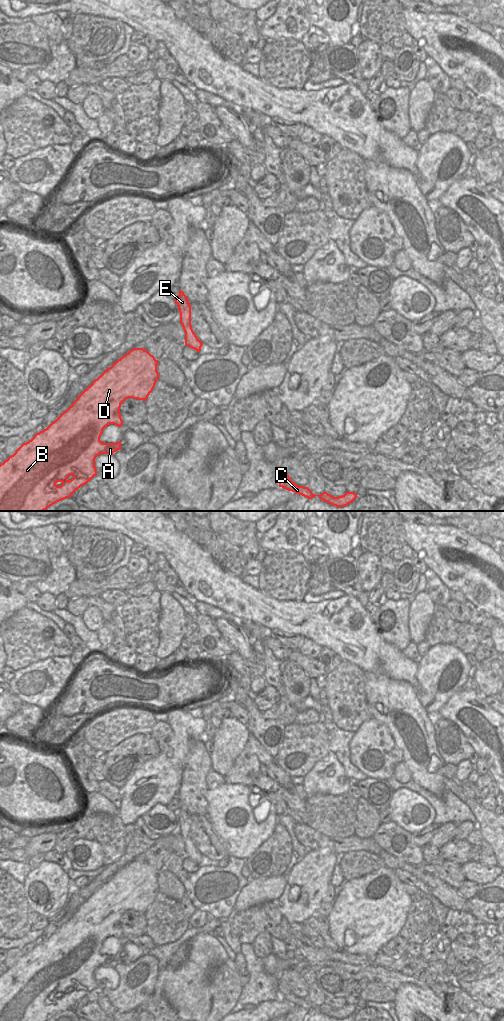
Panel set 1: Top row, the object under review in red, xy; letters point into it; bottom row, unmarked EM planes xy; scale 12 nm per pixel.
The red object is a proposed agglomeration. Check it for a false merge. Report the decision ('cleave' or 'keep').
keep

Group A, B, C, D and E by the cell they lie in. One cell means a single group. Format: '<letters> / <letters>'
A B C D E

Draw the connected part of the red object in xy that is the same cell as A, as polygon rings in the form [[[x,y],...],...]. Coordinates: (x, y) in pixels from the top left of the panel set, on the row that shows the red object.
[[[133,348],[123,355],[111,367],[106,369],[90,386],[88,386],[54,422],[46,429],[23,443],[13,455],[0,464],[0,511],[45,511],[53,504],[70,498],[81,486],[87,484],[97,475],[95,459],[100,454],[112,454],[121,450],[121,442],[103,443],[100,437],[105,427],[114,424],[123,425],[121,404],[128,398],[146,401],[153,391],[159,373],[155,359],[143,348]]]

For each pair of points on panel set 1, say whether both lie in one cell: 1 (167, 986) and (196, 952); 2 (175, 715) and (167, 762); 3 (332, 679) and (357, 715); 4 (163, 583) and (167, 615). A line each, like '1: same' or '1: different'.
1: same
2: same
3: same
4: different

